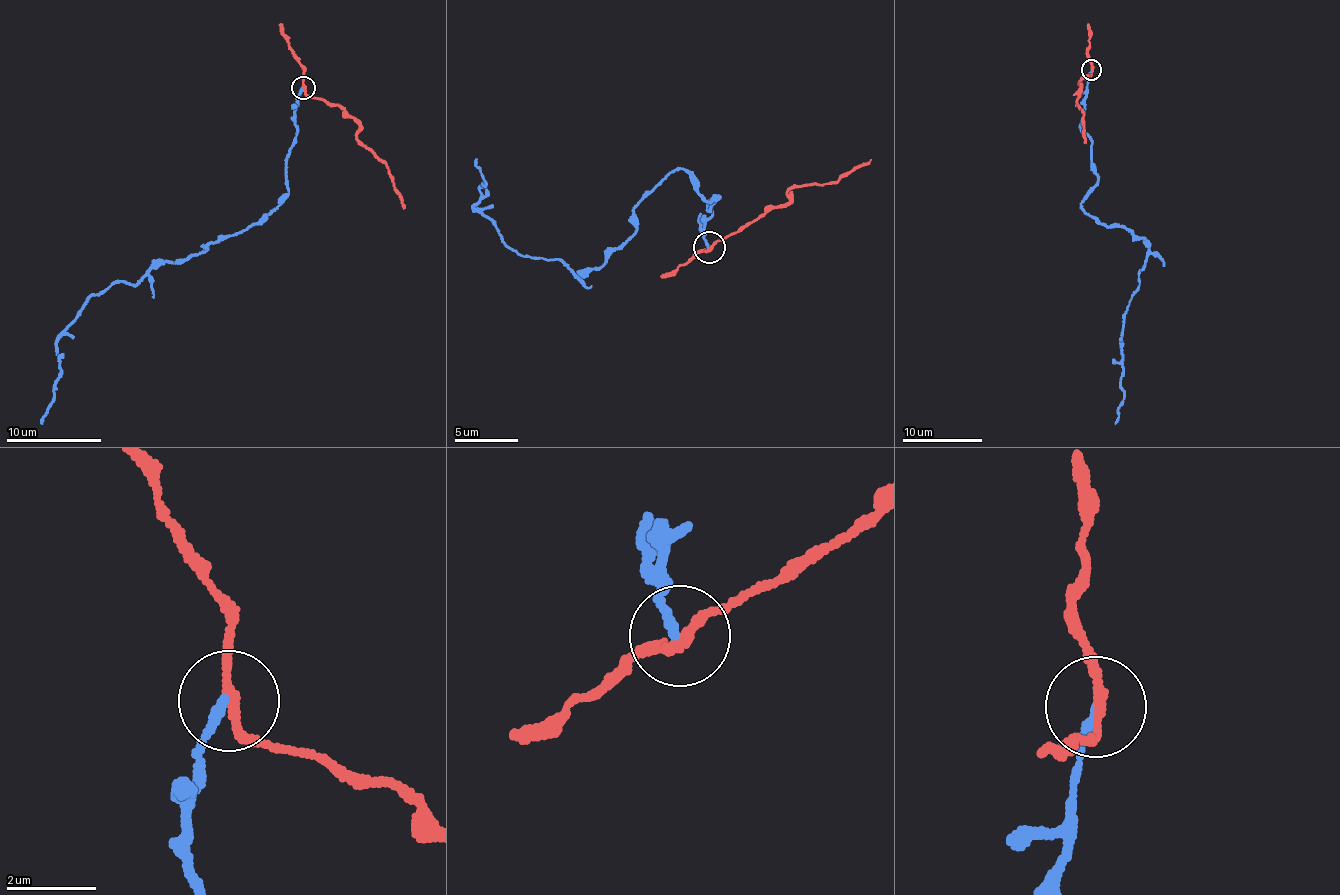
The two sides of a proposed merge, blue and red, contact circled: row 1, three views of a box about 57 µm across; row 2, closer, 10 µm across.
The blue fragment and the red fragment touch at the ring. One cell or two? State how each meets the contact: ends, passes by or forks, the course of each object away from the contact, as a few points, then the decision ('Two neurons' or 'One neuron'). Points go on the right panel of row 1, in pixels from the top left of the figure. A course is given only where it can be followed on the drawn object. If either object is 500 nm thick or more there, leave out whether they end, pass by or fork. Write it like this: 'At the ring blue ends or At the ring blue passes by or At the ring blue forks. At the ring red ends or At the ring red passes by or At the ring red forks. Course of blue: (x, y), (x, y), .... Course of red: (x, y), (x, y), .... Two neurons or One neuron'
At the ring blue ends. At the ring red passes by. Course of blue: (1091, 69), (1081, 127), (1097, 184), (1081, 201), (1149, 248), (1124, 321), (1115, 424). Course of red: (1091, 69), (1091, 74), (1081, 78), (1078, 90), (1084, 143). Two neurons

